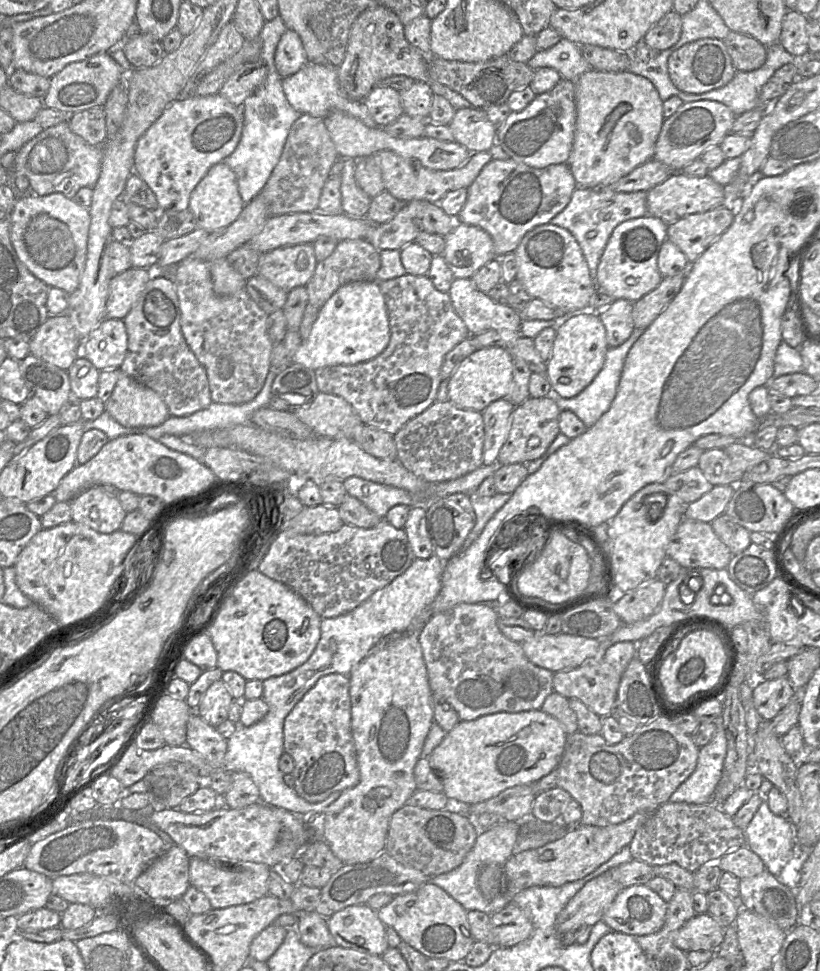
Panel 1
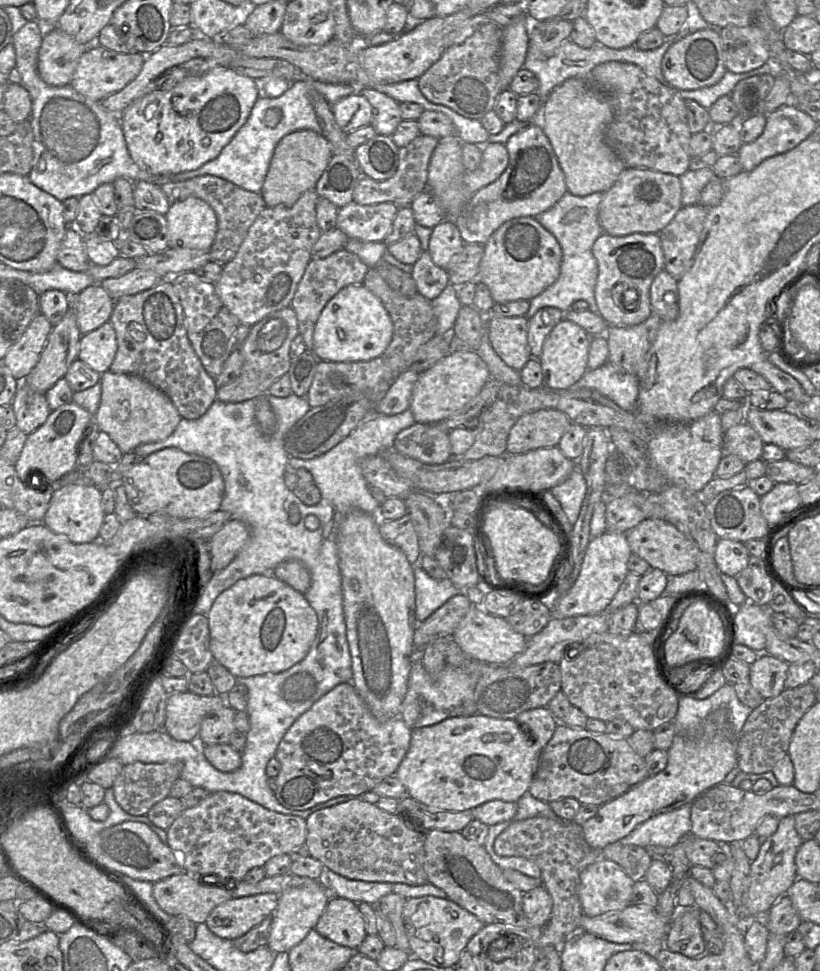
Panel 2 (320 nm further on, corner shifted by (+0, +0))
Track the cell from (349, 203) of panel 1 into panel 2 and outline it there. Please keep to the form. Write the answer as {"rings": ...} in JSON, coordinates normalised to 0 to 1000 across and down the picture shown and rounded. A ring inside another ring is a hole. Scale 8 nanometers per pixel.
{"rings":[[[512,138],[485,156],[485,172],[480,181],[473,185],[459,186],[445,180],[437,185],[430,197],[430,208],[439,211],[479,209],[484,212],[499,212],[506,203],[520,196],[524,163],[534,143]]]}

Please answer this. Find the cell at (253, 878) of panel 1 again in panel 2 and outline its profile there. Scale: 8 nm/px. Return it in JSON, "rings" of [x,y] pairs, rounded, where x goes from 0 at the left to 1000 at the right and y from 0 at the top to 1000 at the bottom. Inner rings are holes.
{"rings":[[[227,898],[207,902],[187,910],[187,924],[193,933],[206,943],[226,943],[238,952],[250,951],[257,938],[265,933],[283,926],[283,917],[266,910],[252,911],[244,909],[241,903],[246,901],[230,901]]]}

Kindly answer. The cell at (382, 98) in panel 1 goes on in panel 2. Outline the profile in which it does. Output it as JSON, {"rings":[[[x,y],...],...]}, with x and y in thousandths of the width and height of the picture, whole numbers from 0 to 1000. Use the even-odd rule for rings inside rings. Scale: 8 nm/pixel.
{"rings":[[[440,97],[423,99],[404,109],[411,129],[421,136],[450,130],[454,123],[454,110]]]}

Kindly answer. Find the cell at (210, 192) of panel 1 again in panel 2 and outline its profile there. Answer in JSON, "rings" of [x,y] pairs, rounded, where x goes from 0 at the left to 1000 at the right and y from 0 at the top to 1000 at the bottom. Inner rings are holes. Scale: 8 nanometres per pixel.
{"rings":[[[240,203],[212,208],[201,220],[207,255],[255,258],[266,235],[259,213]]]}

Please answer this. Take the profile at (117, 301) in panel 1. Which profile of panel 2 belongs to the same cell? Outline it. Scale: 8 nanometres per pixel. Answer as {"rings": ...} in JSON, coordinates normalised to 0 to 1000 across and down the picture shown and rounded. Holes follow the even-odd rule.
{"rings":[[[113,292],[87,306],[98,343],[104,345],[133,332],[140,310],[122,292]]]}

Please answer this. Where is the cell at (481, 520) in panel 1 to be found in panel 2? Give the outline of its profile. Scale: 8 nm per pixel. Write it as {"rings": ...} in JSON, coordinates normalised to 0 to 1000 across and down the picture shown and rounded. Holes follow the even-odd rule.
{"rings":[[[512,583],[505,584],[505,596],[509,642],[516,641],[550,615],[563,610],[549,596],[529,596]]]}

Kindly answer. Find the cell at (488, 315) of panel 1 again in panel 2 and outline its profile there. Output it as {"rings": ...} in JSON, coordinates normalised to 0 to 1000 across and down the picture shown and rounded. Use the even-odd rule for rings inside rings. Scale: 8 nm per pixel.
{"rings":[[[593,325],[594,339],[601,359],[613,373],[634,383],[649,369],[644,353],[644,329],[641,325]]]}

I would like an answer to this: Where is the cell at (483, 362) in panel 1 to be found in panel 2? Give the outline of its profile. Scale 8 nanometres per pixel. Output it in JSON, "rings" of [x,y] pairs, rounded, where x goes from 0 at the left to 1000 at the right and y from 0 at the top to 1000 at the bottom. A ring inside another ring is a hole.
{"rings":[[[582,361],[549,363],[515,383],[506,393],[499,418],[506,435],[532,437],[552,428],[578,411],[598,390],[595,377]]]}

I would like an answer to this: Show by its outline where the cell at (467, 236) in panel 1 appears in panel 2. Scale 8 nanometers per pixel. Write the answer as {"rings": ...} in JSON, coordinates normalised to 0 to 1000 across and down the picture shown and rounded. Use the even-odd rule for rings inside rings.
{"rings":[[[543,226],[527,236],[522,261],[530,273],[545,278],[566,252],[554,228]]]}

